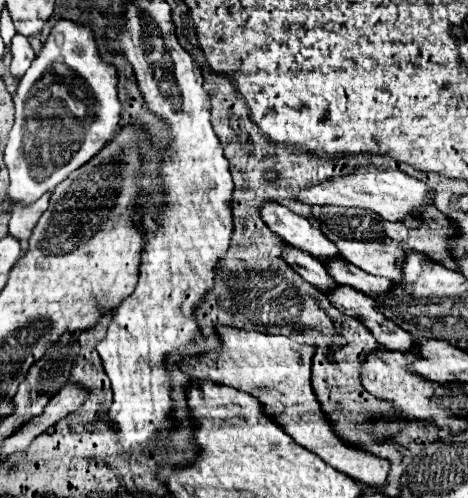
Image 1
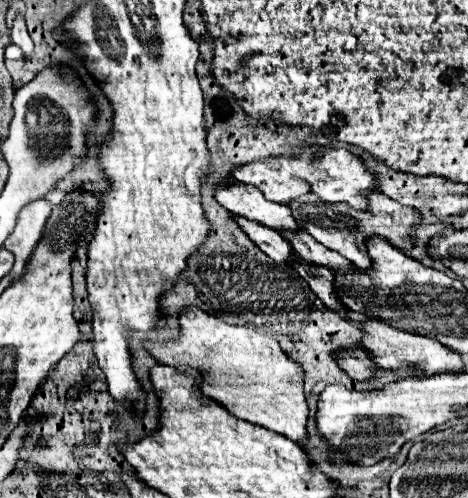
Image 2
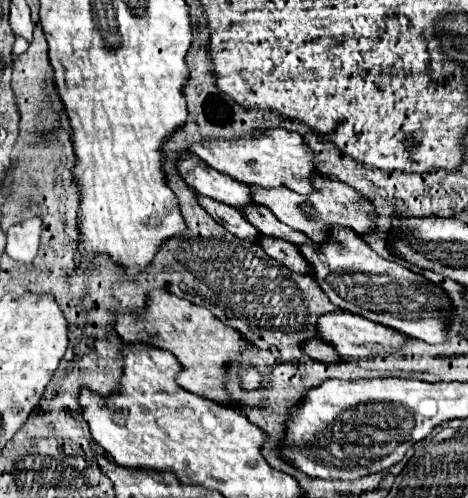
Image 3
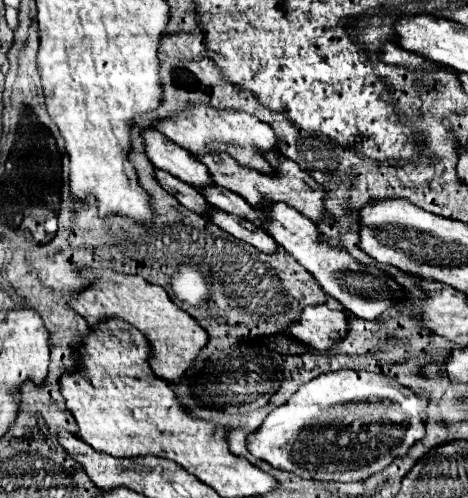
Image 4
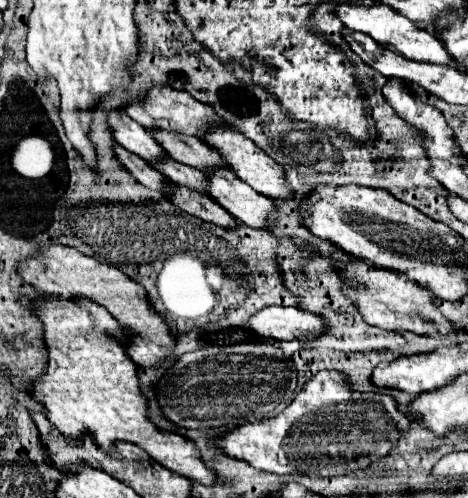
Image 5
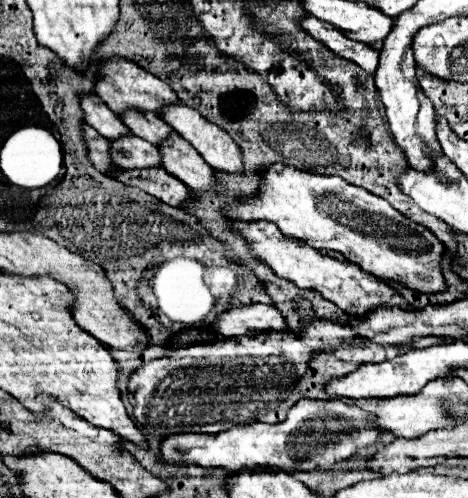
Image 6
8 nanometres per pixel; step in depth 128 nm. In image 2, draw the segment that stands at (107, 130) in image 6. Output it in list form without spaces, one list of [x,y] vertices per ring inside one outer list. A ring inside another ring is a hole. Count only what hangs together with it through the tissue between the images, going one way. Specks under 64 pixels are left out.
[[[232,182],[216,190],[216,200],[224,204],[232,214],[244,216],[252,222],[264,224],[272,230],[286,230],[286,232],[298,232],[302,230],[298,222],[294,220],[288,206],[272,204],[264,198],[262,192],[256,192],[256,188],[248,188],[246,184]]]

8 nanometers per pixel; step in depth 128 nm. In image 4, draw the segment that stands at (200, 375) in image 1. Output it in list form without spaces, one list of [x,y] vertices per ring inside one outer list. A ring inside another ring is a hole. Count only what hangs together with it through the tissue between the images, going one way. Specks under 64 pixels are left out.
[[[94,270],[86,272],[90,278],[96,278],[96,286],[78,294],[70,304],[76,308],[80,316],[84,316],[90,324],[98,324],[102,320],[120,318],[132,326],[136,326],[150,340],[152,350],[156,352],[156,360],[152,360],[152,368],[156,376],[168,382],[180,382],[182,376],[192,368],[200,350],[208,344],[208,332],[192,318],[186,310],[182,310],[166,292],[166,288],[146,282],[142,276],[118,274],[112,270]]]

